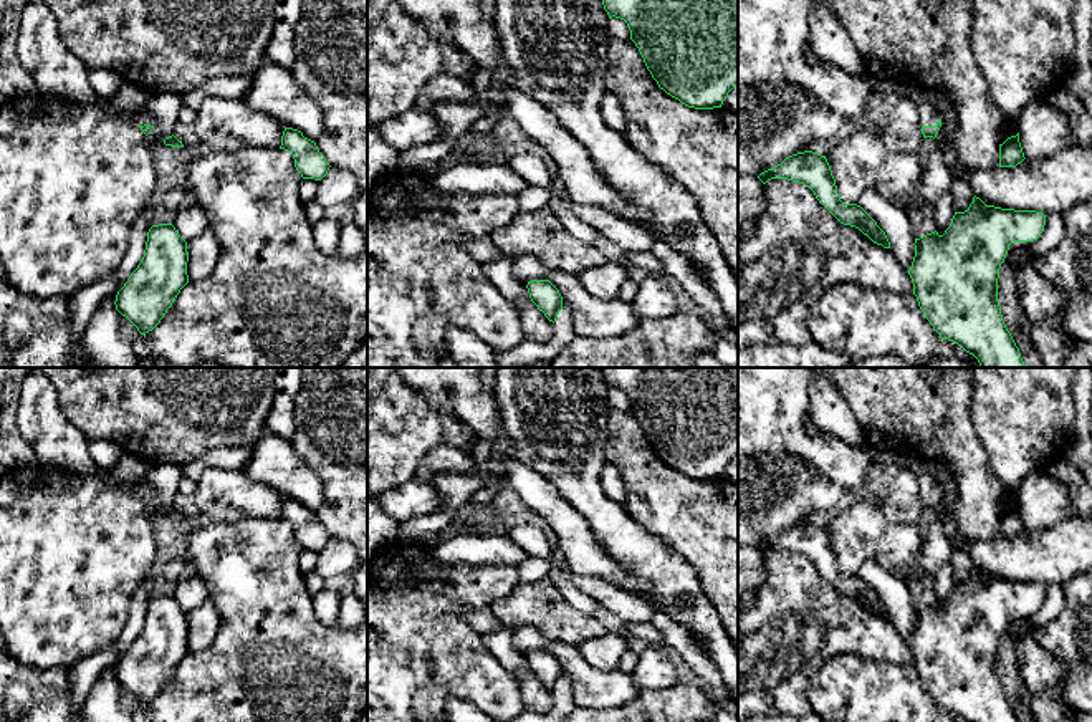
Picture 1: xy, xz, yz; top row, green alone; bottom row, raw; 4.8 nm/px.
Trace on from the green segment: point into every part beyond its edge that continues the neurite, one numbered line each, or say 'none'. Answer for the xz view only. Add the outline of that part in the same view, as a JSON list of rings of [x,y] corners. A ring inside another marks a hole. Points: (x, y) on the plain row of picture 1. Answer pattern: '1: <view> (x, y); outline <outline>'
none

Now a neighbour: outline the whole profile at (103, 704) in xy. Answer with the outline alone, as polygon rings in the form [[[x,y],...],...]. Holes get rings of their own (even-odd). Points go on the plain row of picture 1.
[[[103,672],[81,709],[84,722],[134,722],[121,707],[121,684],[116,676]]]

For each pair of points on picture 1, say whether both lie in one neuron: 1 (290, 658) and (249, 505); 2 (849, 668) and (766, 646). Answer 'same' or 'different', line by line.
1: different
2: different

